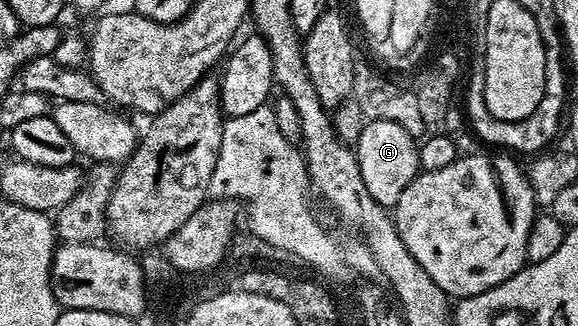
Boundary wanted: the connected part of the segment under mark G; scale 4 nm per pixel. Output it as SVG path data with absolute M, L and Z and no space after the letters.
M372 119L364 125L364 133L360 133L360 141L356 145L360 177L364 181L364 189L376 197L382 207L392 209L400 201L400 193L408 189L408 185L420 173L418 166L418 143L395 121Z

